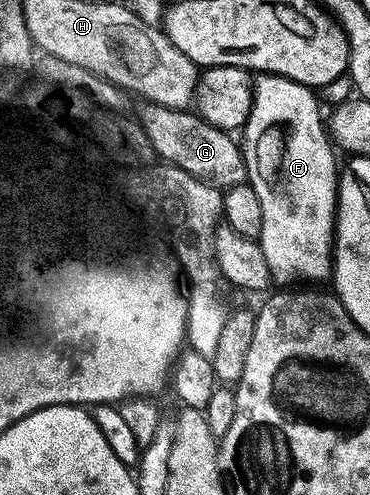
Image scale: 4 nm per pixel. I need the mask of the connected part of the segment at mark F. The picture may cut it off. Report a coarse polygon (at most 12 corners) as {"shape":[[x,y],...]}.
{"shape":[[255,78],[242,130],[271,282],[334,269],[338,161],[321,102]]}

